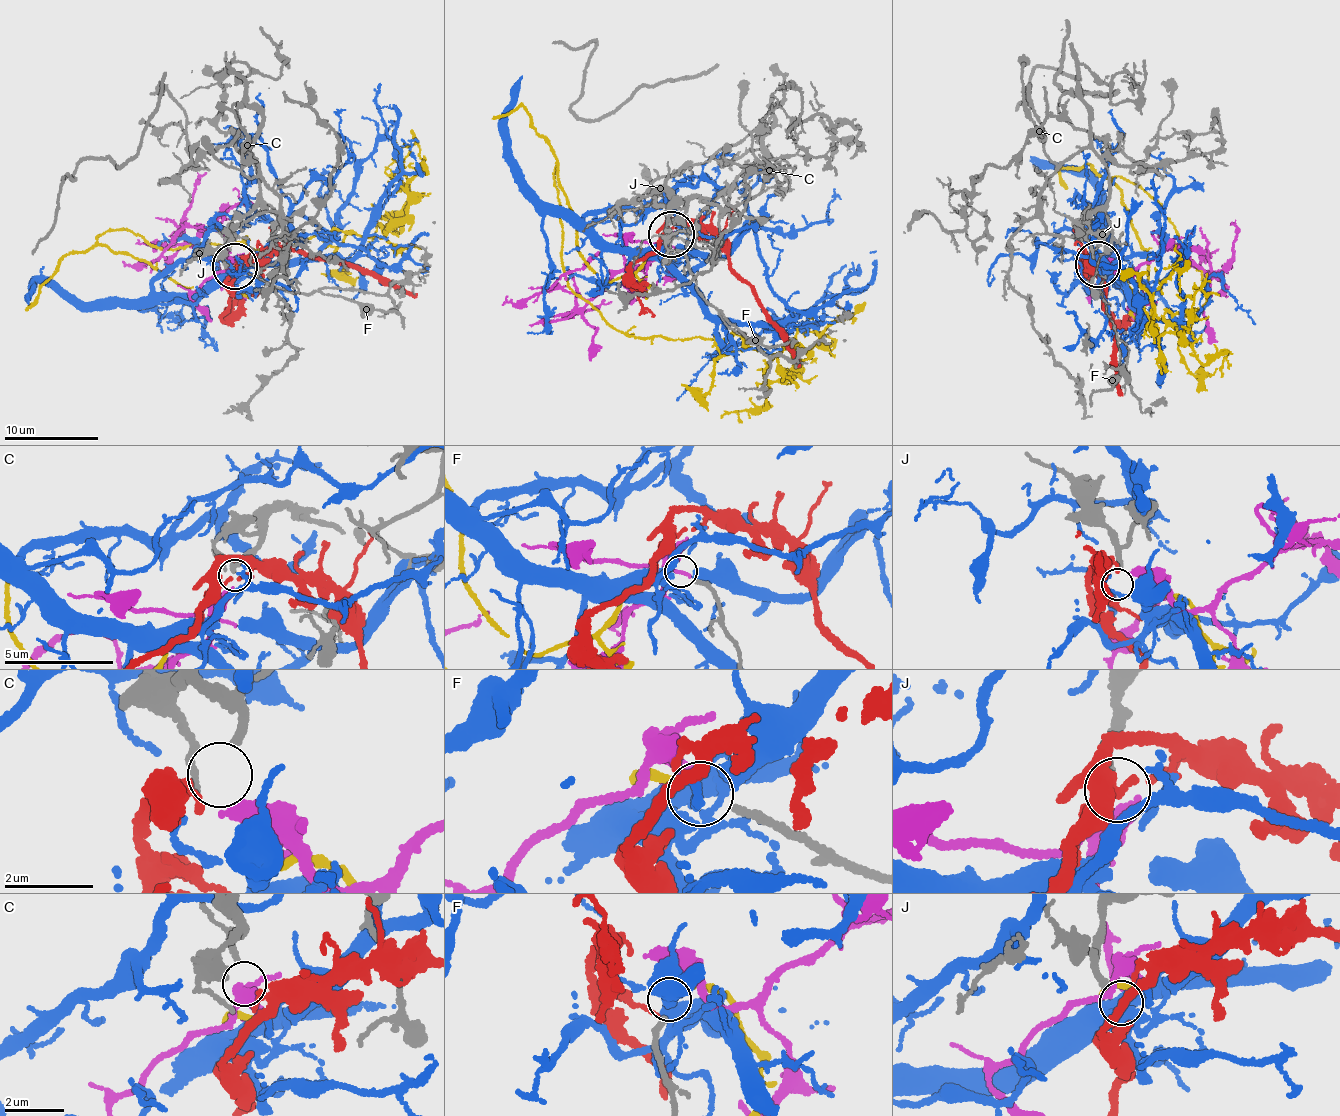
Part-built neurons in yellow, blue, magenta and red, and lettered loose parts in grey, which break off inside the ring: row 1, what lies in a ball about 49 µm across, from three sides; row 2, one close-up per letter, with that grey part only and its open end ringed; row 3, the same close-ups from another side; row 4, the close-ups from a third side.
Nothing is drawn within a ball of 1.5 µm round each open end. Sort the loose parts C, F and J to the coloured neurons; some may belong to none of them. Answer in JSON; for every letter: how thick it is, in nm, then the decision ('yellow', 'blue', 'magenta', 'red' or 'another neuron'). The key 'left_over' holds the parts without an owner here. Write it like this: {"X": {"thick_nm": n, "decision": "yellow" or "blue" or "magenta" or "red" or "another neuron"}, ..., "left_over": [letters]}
{"C": {"thick_nm": 200, "decision": "magenta"}, "F": {"thick_nm": 170, "decision": "yellow"}, "J": {"thick_nm": 170, "decision": "another neuron"}, "left_over": ["J"]}

